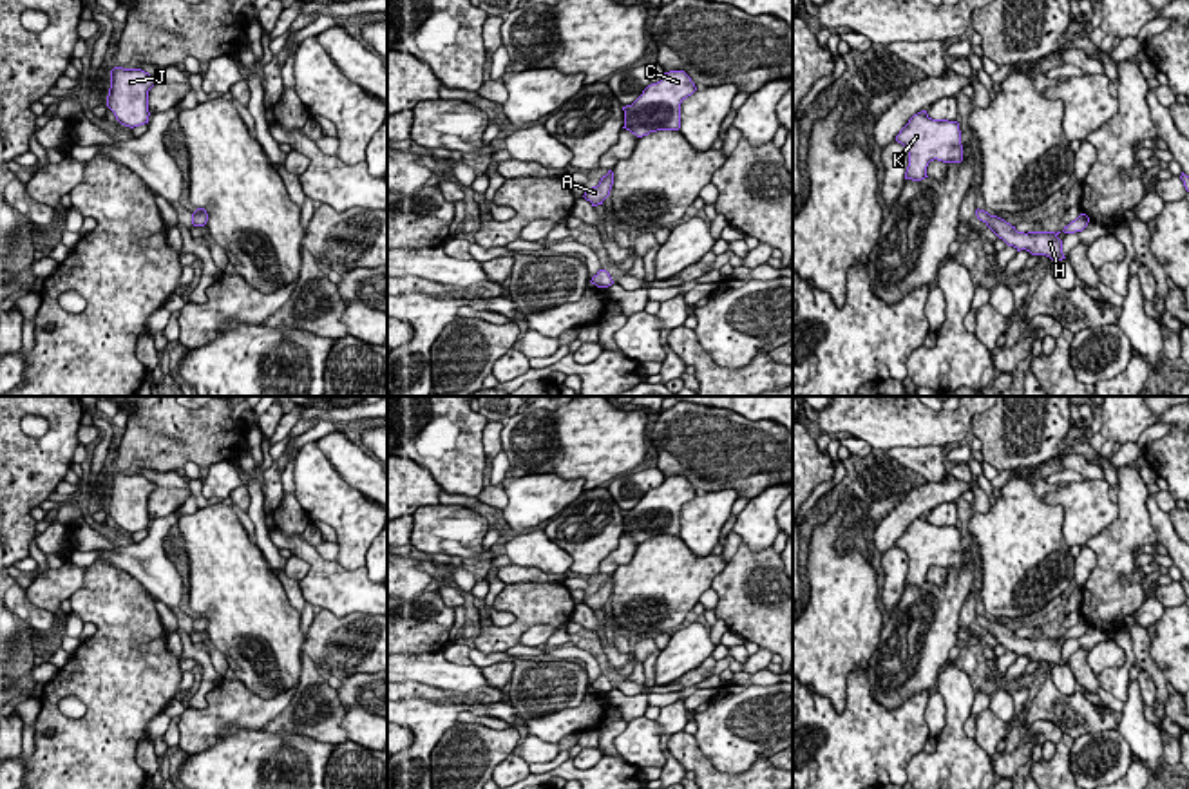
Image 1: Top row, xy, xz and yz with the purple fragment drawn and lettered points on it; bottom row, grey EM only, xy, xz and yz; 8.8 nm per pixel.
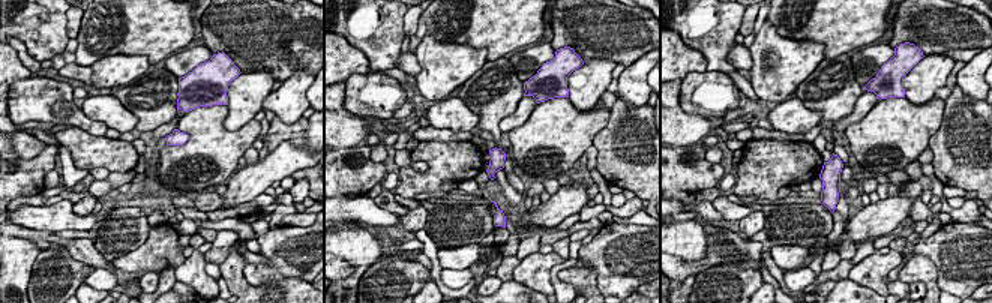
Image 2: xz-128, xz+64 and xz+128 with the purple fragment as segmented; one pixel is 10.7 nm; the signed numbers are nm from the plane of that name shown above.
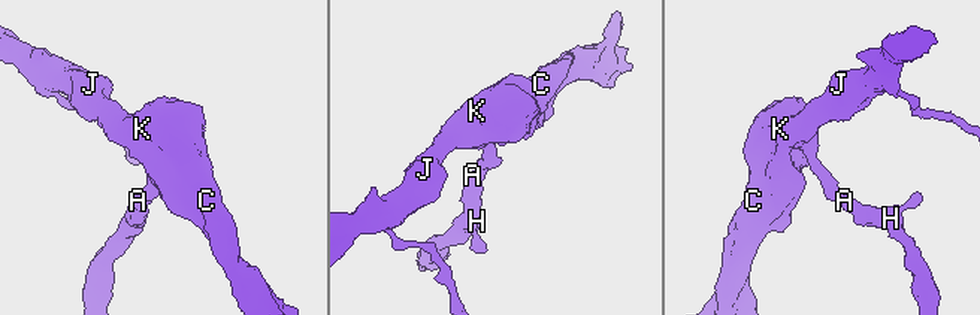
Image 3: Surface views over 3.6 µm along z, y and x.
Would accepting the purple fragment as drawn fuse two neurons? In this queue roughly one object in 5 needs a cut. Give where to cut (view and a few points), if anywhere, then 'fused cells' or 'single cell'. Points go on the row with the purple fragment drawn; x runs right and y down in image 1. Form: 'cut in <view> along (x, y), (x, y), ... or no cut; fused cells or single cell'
no cut; single cell

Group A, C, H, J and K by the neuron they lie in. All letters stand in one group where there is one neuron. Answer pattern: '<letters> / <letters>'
A C H J K

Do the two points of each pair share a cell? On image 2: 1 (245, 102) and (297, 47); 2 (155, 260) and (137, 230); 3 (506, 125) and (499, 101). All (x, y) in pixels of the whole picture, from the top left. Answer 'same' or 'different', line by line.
1: different
2: different
3: different

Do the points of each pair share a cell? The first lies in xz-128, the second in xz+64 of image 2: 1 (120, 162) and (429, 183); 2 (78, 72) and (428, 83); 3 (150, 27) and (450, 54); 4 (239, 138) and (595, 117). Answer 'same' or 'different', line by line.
1: same
2: different
3: different
4: same

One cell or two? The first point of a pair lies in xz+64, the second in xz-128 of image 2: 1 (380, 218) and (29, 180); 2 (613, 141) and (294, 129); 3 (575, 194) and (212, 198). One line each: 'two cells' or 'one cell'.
1: two cells
2: one cell
3: two cells

